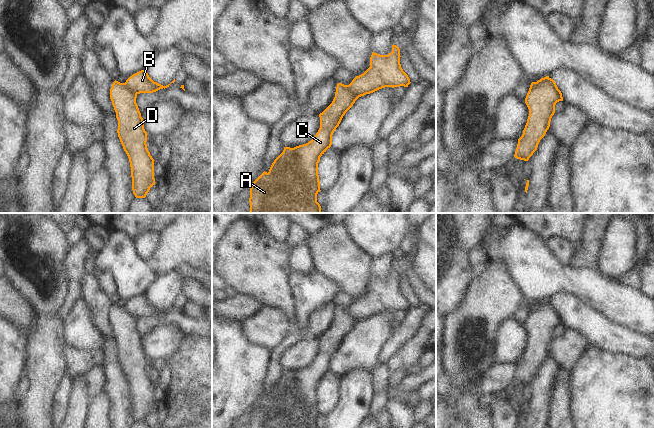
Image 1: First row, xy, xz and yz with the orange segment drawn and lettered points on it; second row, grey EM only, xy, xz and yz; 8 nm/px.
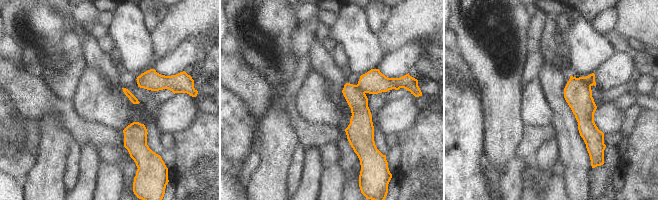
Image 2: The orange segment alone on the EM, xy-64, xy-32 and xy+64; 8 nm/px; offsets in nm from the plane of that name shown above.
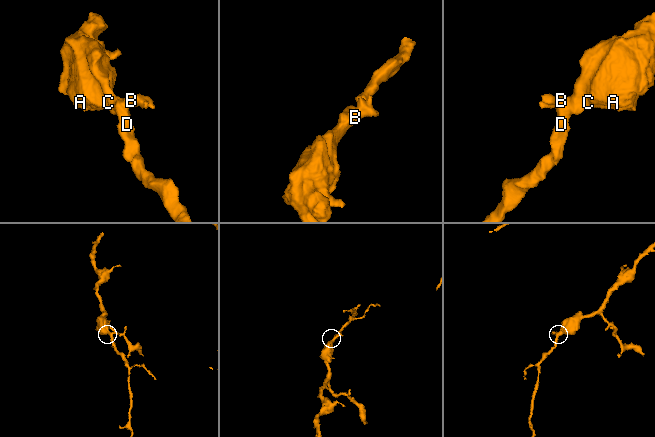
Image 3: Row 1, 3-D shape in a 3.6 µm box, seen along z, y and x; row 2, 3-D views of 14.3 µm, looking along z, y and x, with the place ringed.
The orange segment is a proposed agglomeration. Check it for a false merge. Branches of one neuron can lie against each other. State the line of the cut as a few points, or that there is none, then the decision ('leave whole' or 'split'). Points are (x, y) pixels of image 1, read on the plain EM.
xy (124, 307), (136, 318) | split

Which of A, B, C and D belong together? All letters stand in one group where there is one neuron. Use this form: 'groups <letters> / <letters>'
groups A C D / B

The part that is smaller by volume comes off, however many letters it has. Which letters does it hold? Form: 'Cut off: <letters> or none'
Cut off: B

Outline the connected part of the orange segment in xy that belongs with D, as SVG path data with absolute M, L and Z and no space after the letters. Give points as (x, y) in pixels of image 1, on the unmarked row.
M113 306L110 323L118 344L118 361L130 386L133 418L136 422L145 422L155 409L155 384L147 372L148 358L136 322L137 318L125 307Z

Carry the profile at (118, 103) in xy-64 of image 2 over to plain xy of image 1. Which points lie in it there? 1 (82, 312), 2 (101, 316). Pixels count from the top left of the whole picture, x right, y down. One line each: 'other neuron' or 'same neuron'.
1: same neuron
2: other neuron

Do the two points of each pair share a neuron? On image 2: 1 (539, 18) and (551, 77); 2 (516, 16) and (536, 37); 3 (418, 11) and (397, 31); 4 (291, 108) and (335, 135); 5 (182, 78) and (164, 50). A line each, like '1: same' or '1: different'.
1: different
2: different
3: same
4: same
5: different

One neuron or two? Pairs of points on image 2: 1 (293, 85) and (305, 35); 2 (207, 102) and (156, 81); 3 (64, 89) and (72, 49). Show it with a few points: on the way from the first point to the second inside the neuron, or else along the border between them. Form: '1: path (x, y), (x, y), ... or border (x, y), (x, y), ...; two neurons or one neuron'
1: path (300, 73), (302, 70), (302, 47); one neuron
2: path (194, 93), (183, 83), (169, 82); one neuron
3: path (67, 79), (73, 67), (73, 59); one neuron

